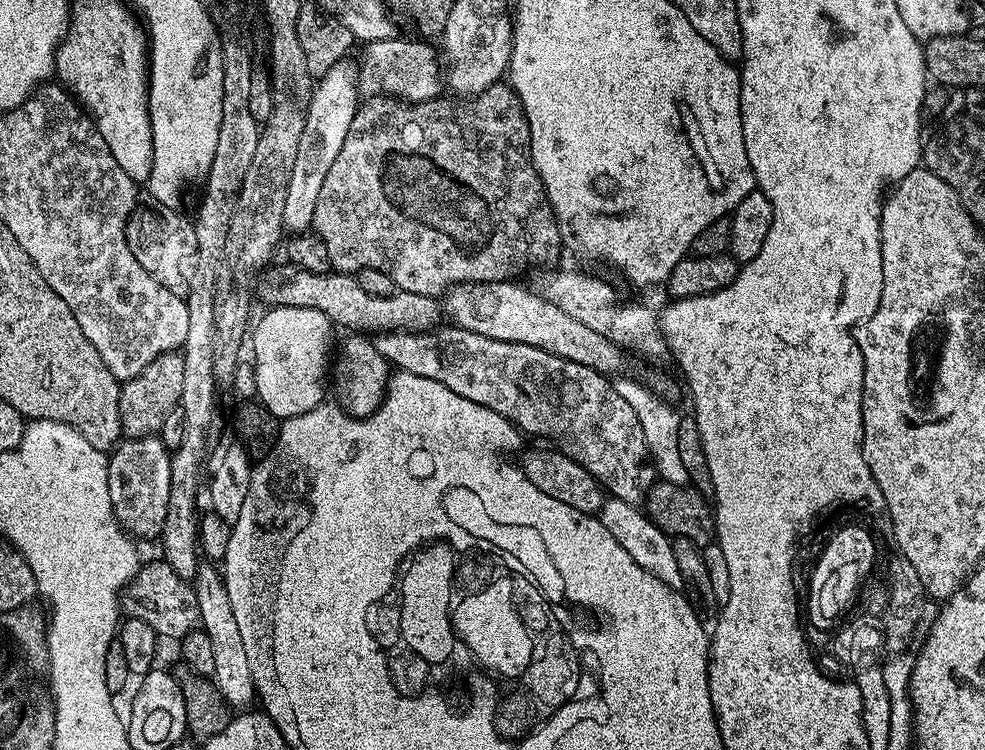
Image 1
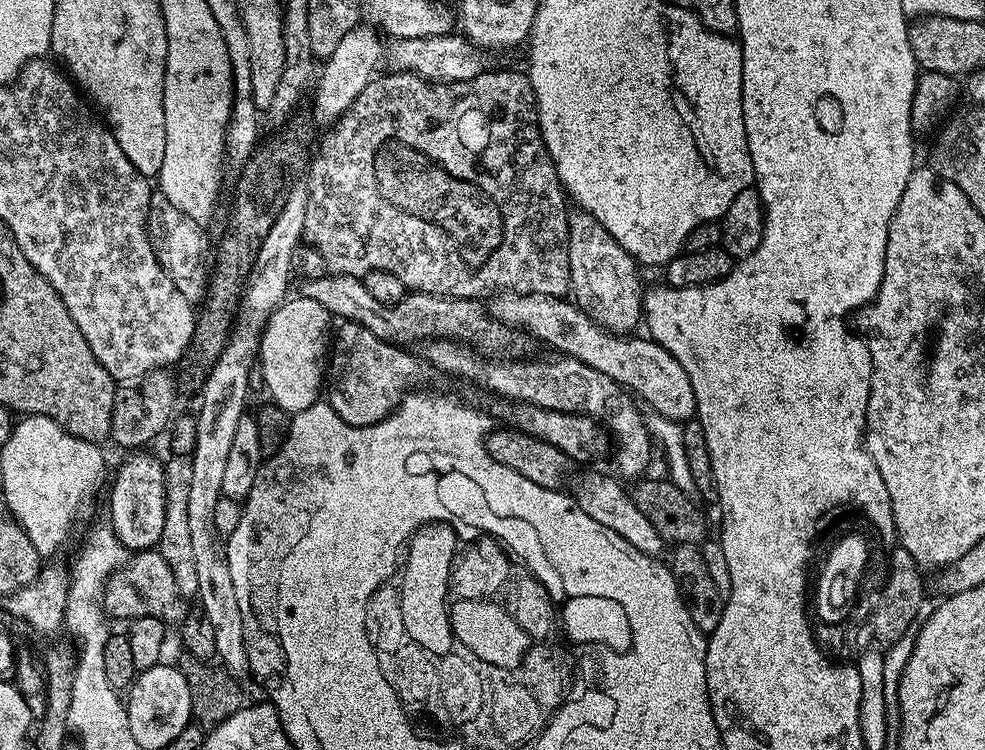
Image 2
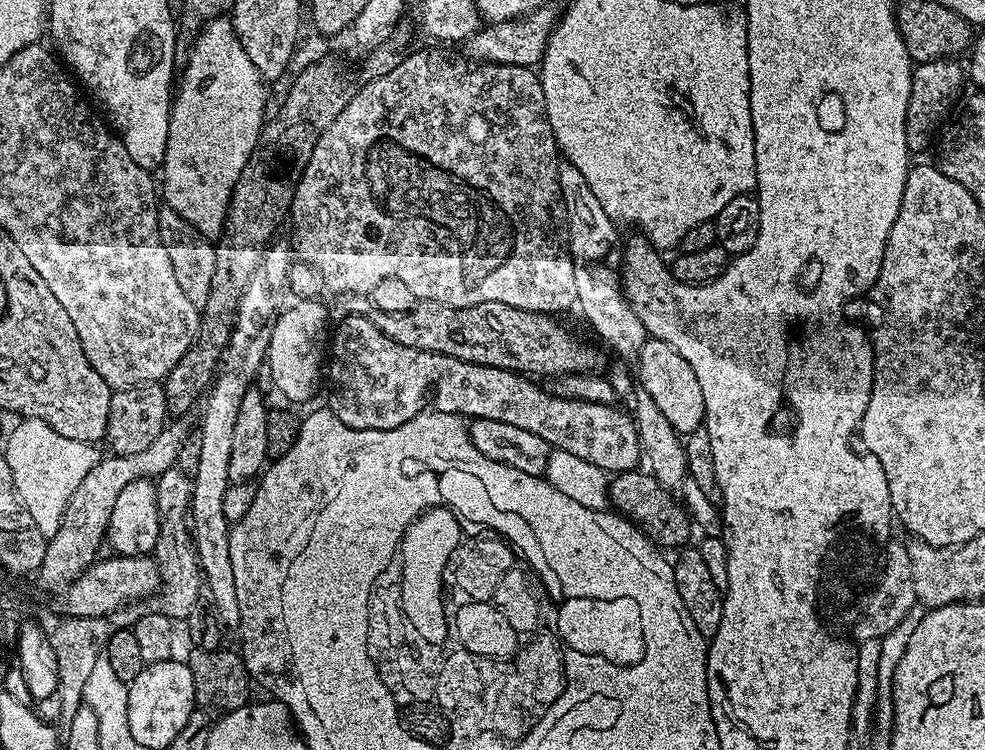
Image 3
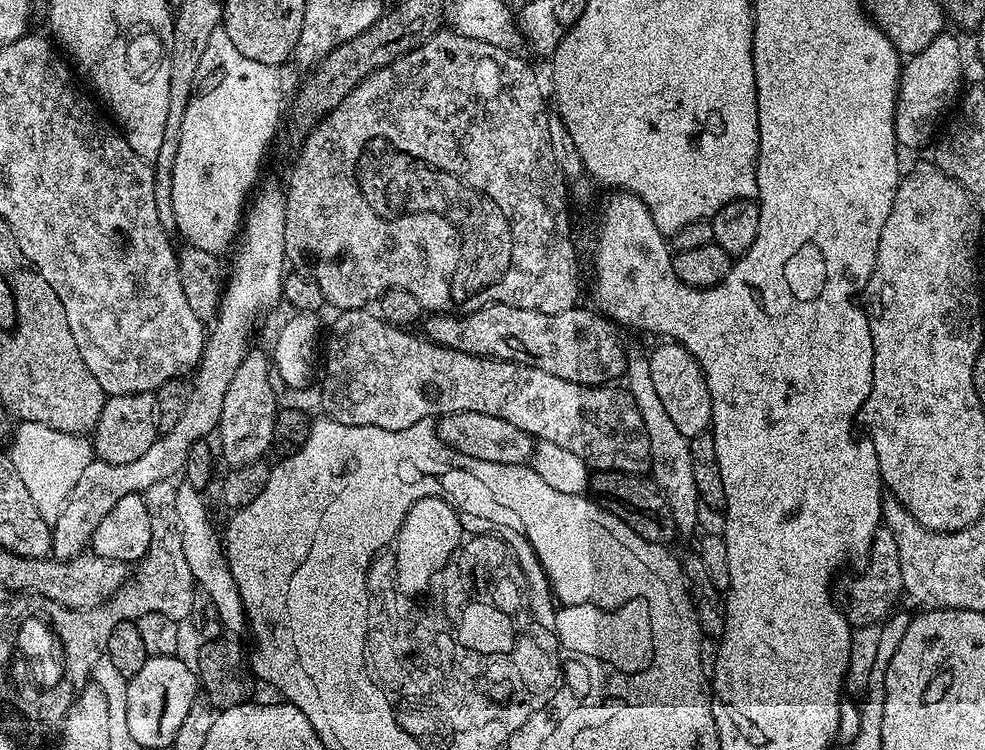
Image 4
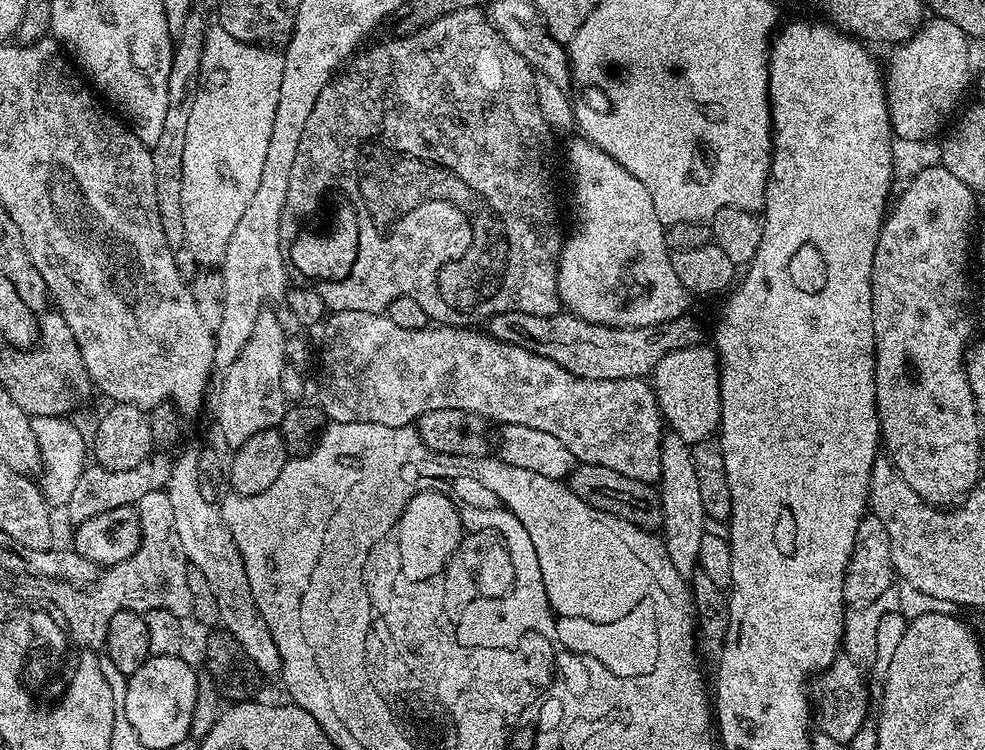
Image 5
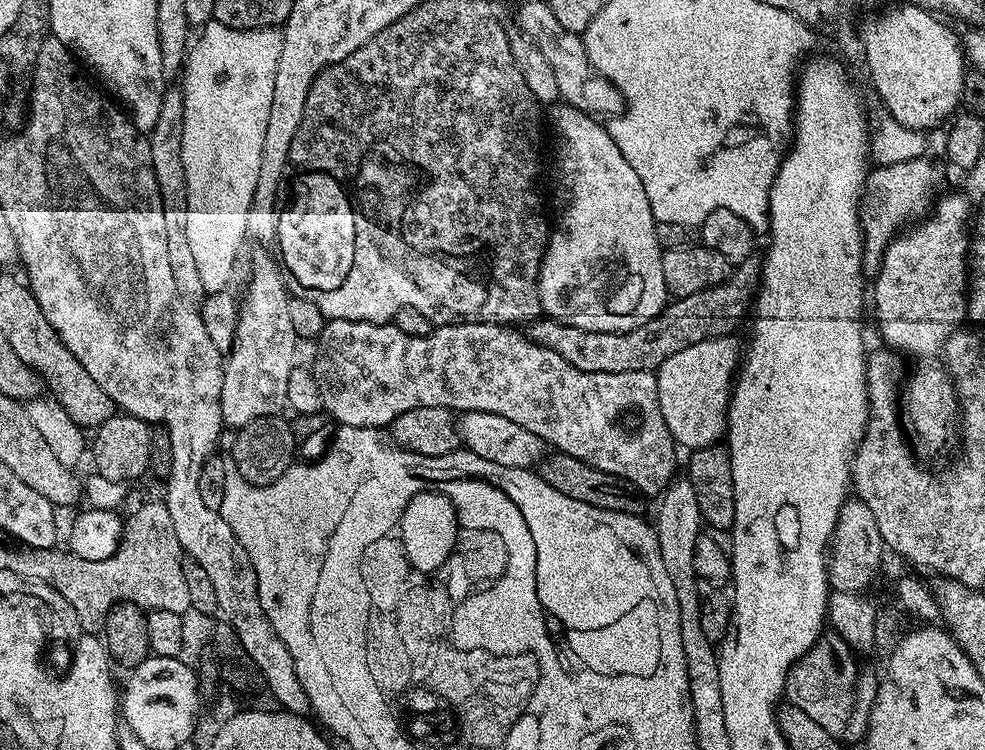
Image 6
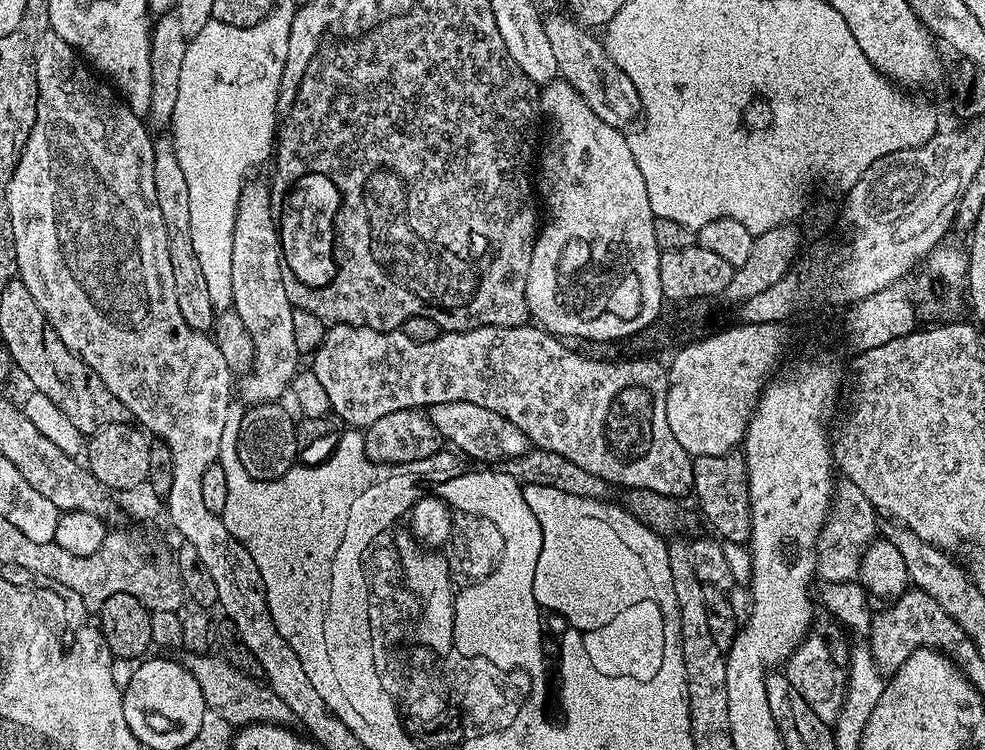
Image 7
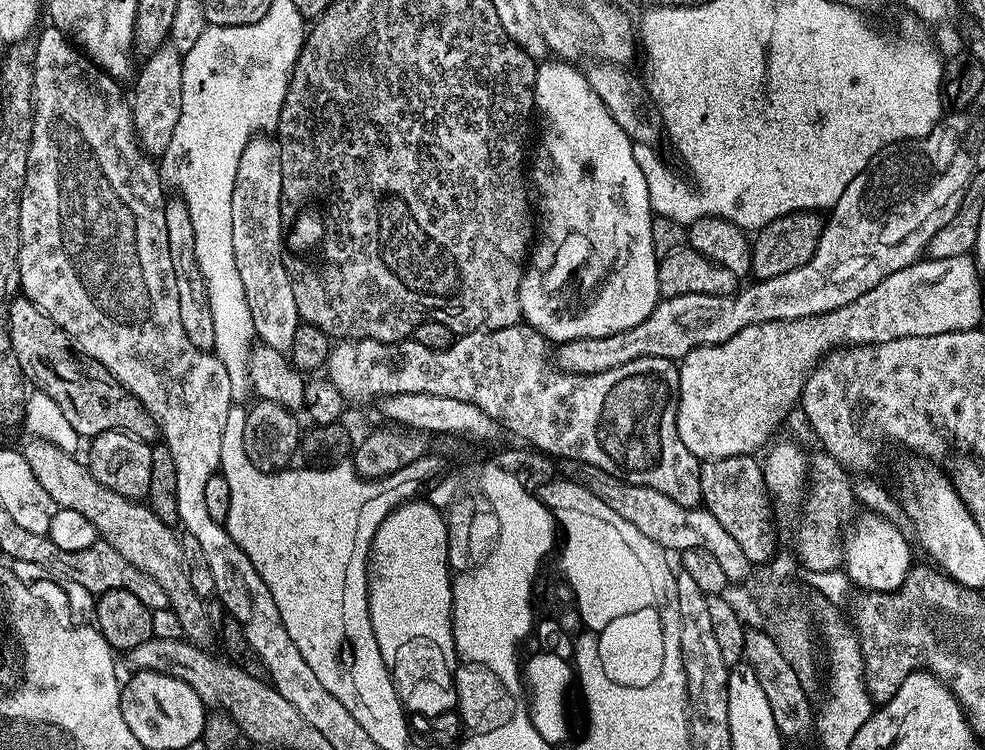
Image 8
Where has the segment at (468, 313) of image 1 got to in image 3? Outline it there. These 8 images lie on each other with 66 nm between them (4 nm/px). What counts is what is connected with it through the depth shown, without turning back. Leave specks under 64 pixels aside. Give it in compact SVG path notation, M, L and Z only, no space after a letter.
M648 339L646 346L636 355L634 361L639 387L644 388L650 398L662 410L663 416L670 421L670 426L681 434L687 434L698 430L704 422L704 403L702 402L702 390L698 390L698 374L690 370L690 362L678 354L674 346L661 340Z

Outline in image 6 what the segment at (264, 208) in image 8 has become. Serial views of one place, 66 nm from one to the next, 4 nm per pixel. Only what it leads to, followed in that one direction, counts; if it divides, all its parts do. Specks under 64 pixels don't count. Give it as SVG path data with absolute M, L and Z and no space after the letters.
M275 259L264 260L252 272L248 280L248 289L244 292L244 300L239 305L239 324L236 328L236 340L231 351L227 353L222 364L224 377L222 378L222 418L229 429L238 430L254 418L275 416L285 411L287 387L290 372L298 364L296 359L296 344L298 337L294 334L294 326L290 323L290 295L284 286L282 268Z

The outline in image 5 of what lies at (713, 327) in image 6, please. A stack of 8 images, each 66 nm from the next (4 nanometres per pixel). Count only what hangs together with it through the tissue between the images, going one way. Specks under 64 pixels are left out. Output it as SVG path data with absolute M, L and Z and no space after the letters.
M503 312L487 321L486 331L496 340L522 346L542 358L550 358L550 362L578 378L591 380L647 377L655 373L658 362L666 358L666 354L701 343L700 328L692 314L654 326L615 328L586 322L571 314L531 316L521 312Z

